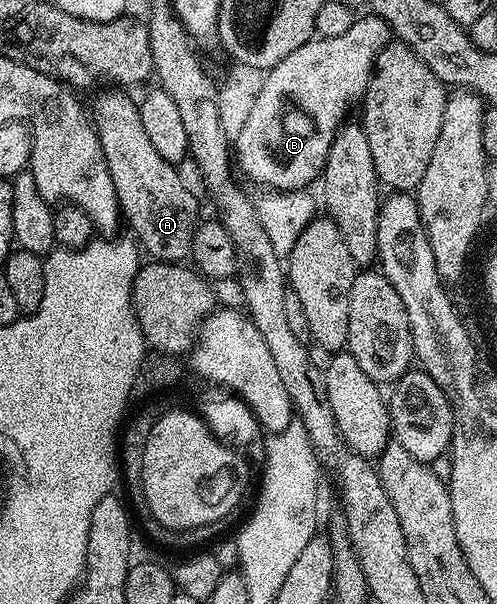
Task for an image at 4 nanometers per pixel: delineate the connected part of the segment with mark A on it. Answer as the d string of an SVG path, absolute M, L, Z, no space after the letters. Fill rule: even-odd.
M105 88L97 98L97 116L95 127L99 144L102 145L103 156L106 157L107 168L110 170L111 181L118 194L118 204L124 221L134 230L140 249L150 259L158 262L181 264L190 257L193 248L193 231L198 225L197 198L189 191L187 183L181 179L181 174L174 163L163 160L159 152L151 145L147 131L143 128L143 120L139 120L138 103L128 98L126 91L121 88Z

